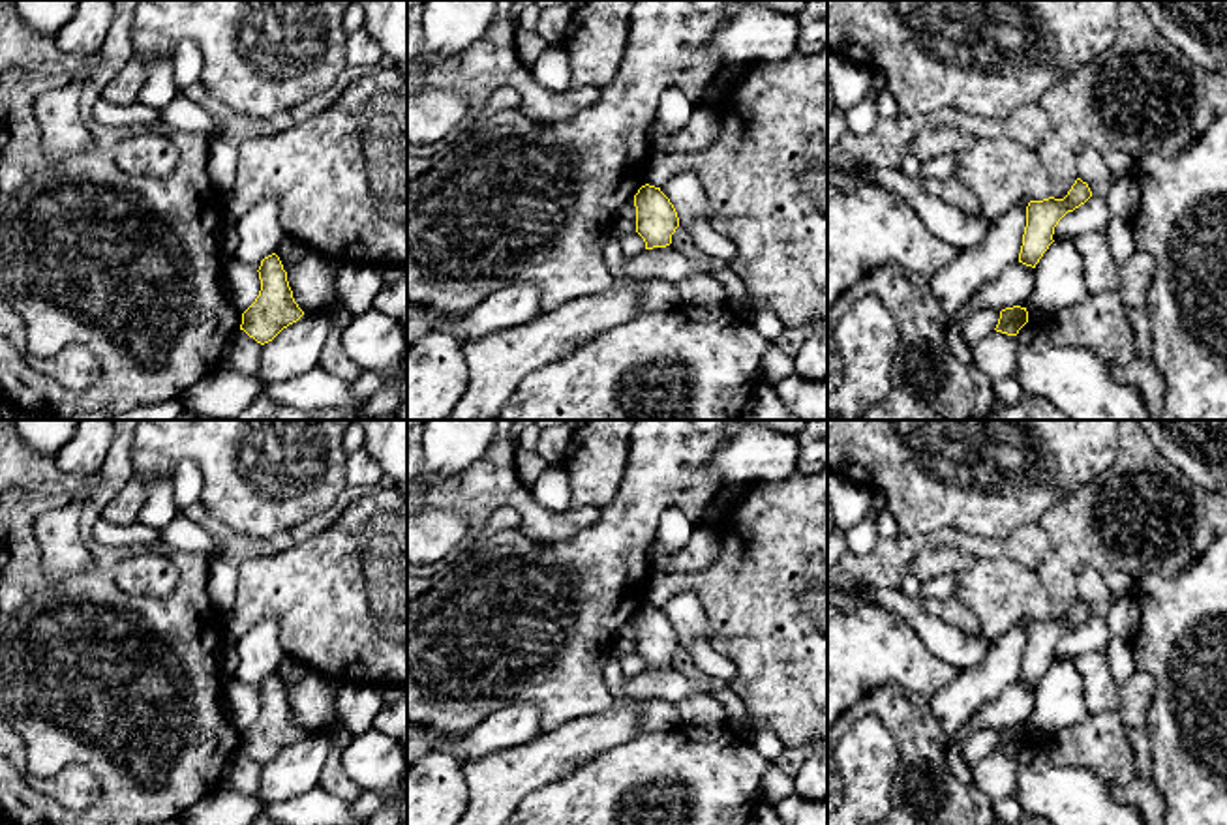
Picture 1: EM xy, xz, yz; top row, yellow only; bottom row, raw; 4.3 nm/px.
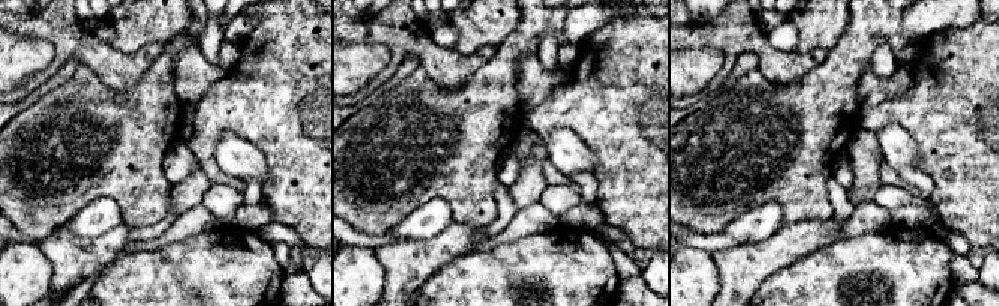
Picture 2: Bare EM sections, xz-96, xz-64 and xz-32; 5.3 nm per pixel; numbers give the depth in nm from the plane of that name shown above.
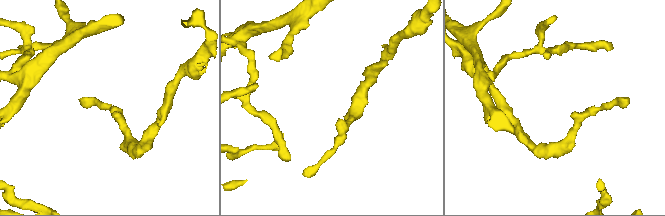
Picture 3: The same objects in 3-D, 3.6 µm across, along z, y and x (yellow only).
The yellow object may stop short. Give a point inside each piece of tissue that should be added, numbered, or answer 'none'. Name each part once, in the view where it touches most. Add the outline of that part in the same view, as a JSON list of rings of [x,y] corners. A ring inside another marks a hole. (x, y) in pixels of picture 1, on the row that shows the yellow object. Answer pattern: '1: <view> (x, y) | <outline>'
none

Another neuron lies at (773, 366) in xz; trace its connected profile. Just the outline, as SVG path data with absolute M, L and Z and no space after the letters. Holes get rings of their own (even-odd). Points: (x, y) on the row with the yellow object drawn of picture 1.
M771 343L760 358L760 381L773 384L780 379L790 377L792 373L795 373L794 358Z

